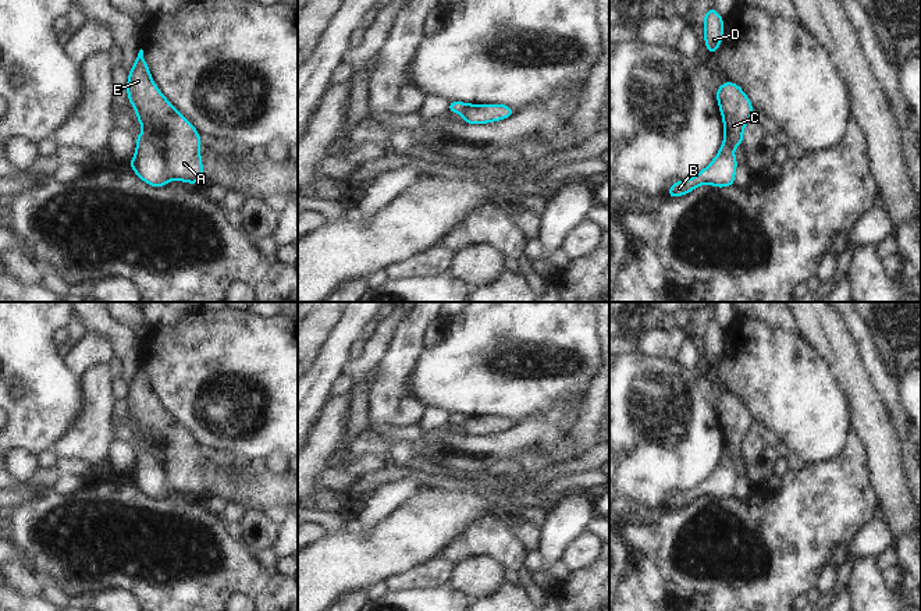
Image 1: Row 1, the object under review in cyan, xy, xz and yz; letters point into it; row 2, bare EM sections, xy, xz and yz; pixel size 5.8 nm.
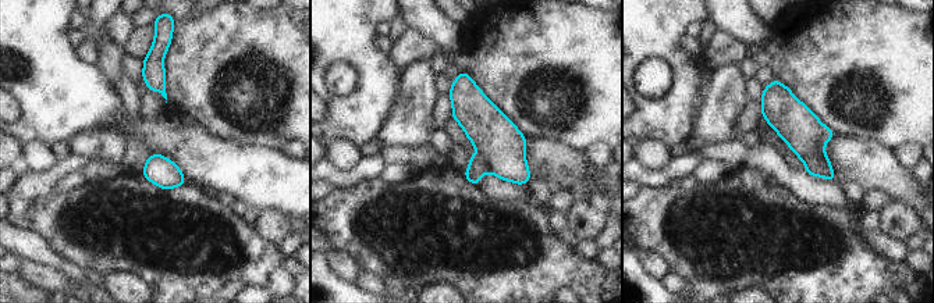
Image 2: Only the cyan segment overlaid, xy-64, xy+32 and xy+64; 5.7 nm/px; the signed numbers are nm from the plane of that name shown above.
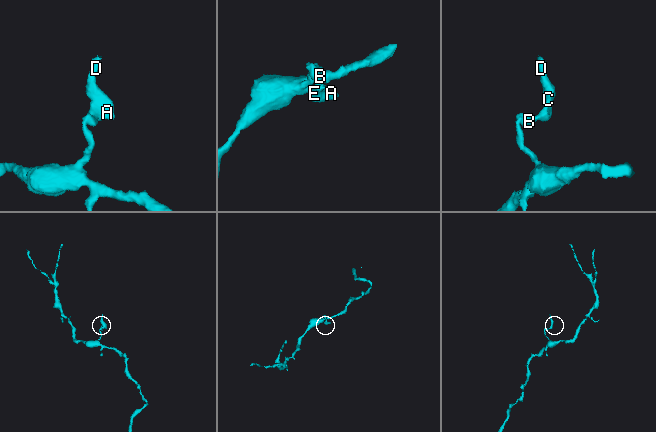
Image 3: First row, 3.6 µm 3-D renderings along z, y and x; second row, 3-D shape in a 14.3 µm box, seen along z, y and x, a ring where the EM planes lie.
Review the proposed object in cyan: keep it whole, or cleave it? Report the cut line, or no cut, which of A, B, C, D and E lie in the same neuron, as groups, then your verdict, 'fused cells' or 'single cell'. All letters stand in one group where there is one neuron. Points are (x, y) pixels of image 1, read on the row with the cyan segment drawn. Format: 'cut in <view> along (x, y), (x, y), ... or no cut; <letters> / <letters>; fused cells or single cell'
cut in xy along (143, 132), (162, 156), (170, 178); A C D E / B; fused cells

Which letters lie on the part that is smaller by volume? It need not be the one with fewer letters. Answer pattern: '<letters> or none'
A, C, D, E

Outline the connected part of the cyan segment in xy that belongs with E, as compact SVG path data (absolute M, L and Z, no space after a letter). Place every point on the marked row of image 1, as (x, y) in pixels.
M141 49L128 74L128 99L153 148L163 156L174 181L198 184L203 175L200 136L153 82Z

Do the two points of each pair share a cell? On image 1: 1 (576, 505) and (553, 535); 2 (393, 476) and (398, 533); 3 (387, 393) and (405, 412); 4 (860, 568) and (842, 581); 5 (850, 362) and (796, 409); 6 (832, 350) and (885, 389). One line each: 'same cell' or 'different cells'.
1: same cell
2: different cells
3: same cell
4: different cells
5: different cells
6: different cells

